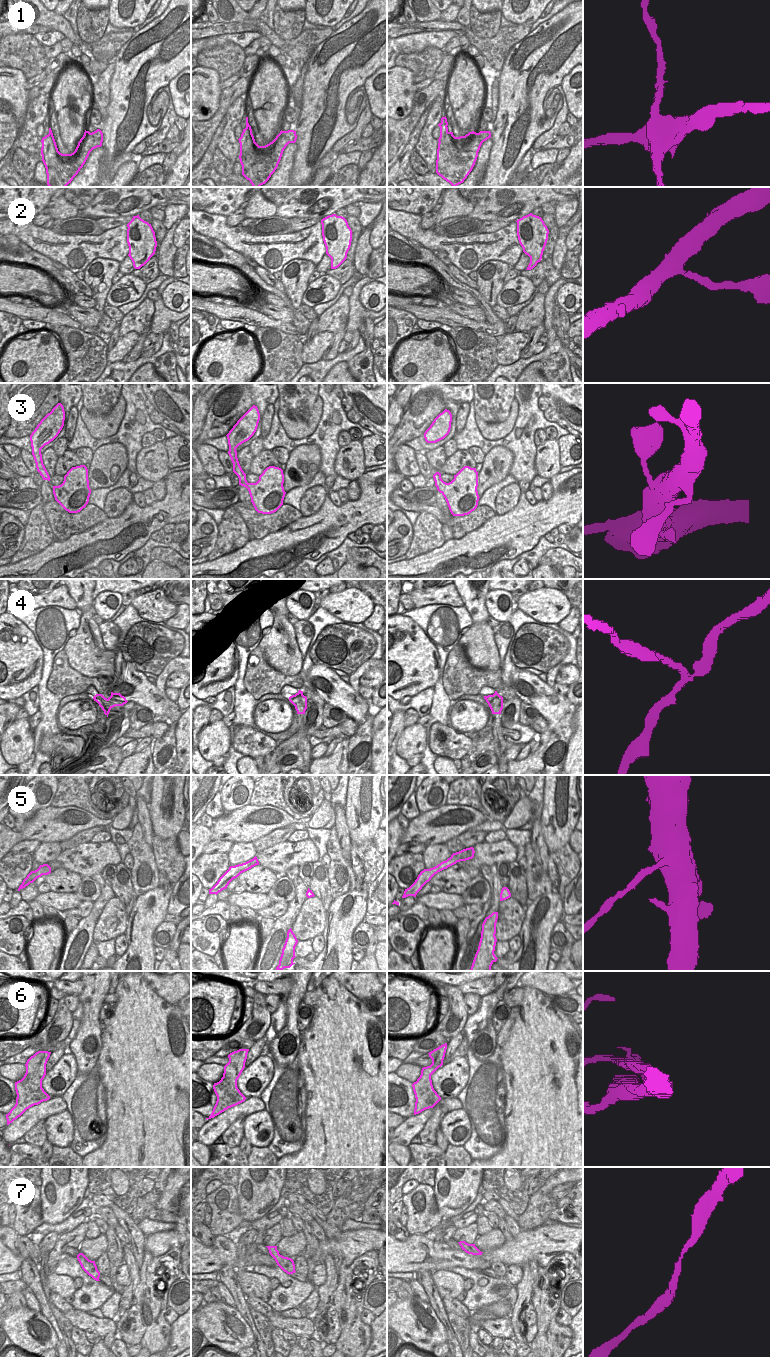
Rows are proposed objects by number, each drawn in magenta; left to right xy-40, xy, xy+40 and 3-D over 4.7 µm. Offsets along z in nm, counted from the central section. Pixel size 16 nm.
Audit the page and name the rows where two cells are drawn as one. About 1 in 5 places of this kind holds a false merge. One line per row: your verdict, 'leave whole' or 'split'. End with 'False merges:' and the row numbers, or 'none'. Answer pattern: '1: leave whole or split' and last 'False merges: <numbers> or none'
1: split
2: leave whole
3: leave whole
4: split
5: leave whole
6: split
7: leave whole
False merges: 1, 4, 6

